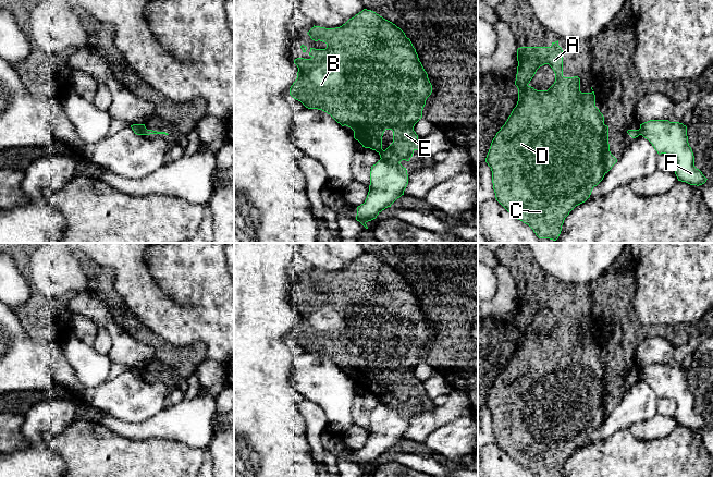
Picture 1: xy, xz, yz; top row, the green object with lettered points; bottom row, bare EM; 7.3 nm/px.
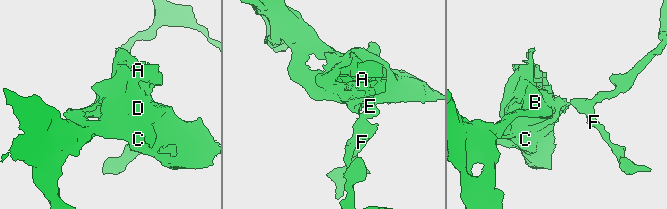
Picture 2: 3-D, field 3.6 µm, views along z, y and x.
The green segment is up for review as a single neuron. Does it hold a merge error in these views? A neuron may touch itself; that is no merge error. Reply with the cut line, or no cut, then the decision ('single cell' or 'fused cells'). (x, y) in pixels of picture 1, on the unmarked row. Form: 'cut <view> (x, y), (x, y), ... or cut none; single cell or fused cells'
cut xz (381, 402), (398, 406); fused cells

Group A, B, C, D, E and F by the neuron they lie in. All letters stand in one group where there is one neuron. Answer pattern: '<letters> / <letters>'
A B C D E / F

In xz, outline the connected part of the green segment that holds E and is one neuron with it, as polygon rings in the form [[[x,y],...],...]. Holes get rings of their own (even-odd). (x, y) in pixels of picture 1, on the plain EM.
[[[364,253],[340,271],[314,269],[307,278],[315,285],[325,286],[327,292],[310,292],[310,303],[294,304],[298,311],[297,322],[290,332],[294,343],[308,353],[322,354],[342,370],[351,371],[354,382],[362,391],[376,394],[383,404],[409,405],[415,394],[426,392],[414,370],[422,362],[432,329],[410,283],[399,271]],[[385,374],[393,375],[393,387],[383,394]]]

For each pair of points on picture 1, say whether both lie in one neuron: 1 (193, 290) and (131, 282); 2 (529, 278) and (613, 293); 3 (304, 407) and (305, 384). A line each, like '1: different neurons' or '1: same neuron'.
1: same neuron
2: same neuron
3: different neurons

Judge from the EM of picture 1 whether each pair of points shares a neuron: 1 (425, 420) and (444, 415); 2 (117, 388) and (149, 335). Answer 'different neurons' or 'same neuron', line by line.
1: same neuron
2: different neurons

